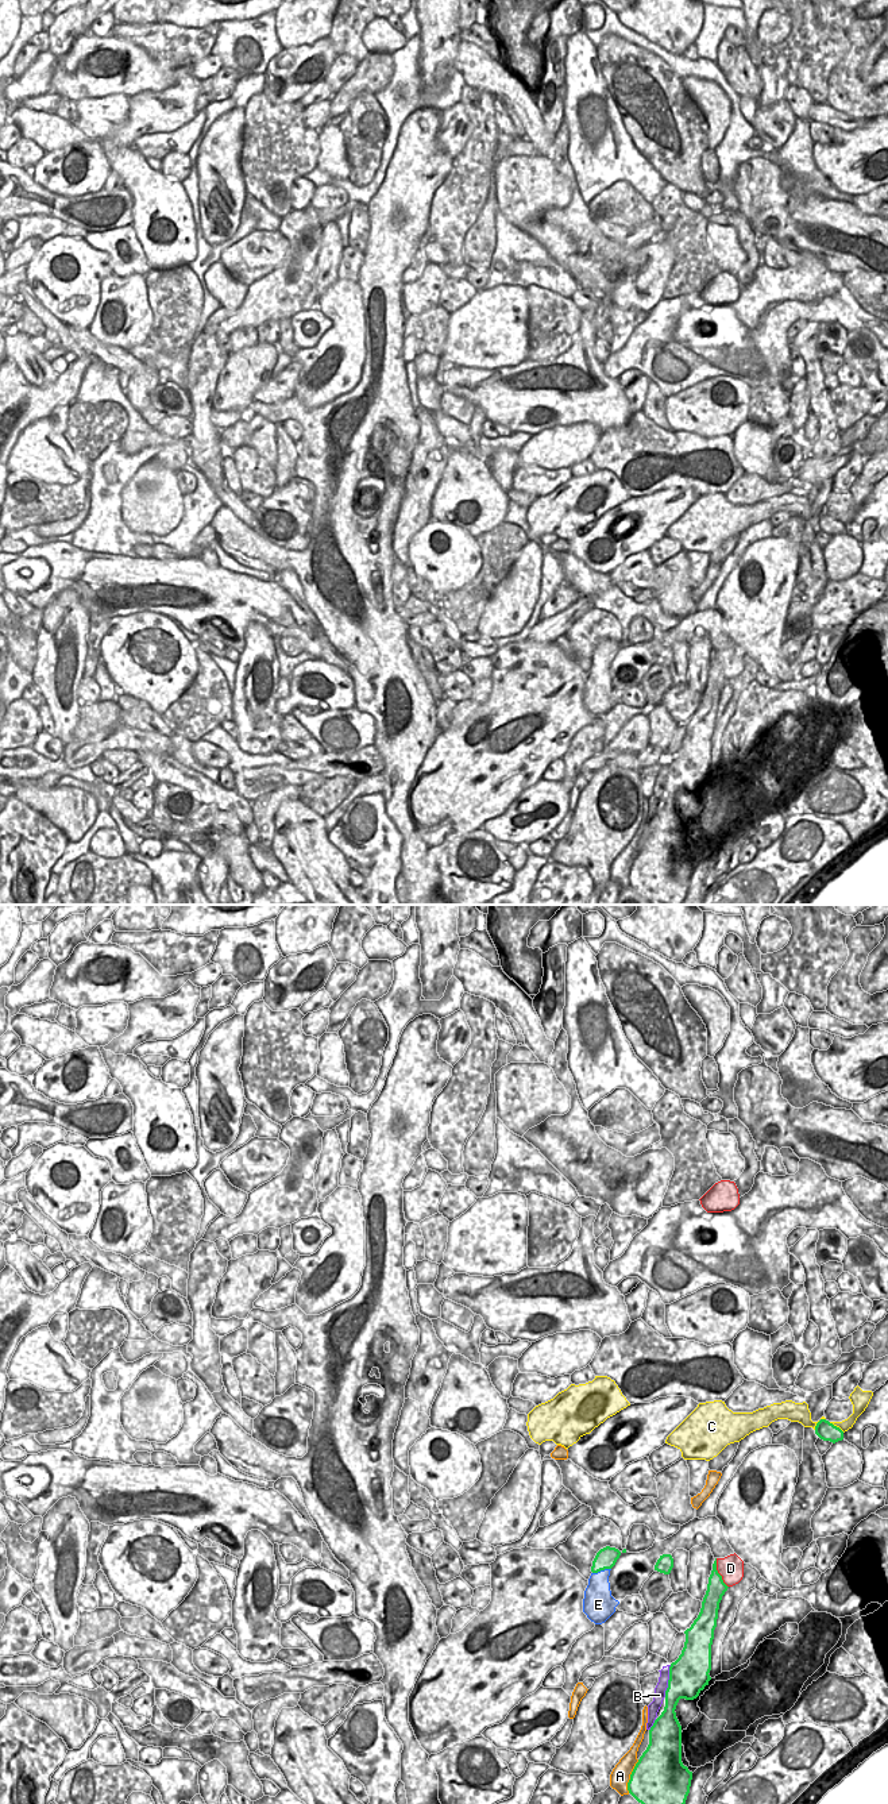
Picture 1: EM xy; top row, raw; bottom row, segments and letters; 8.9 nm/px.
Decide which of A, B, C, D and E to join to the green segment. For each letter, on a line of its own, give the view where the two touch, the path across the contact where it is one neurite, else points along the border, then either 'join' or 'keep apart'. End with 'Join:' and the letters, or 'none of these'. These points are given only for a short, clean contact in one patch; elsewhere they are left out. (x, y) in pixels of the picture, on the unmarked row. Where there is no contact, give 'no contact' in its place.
A: xy | keep apart
B: xy | keep apart
C: xy | along xy (825, 511), (814, 521) | keep apart
D: xy | keep apart
E: xy | along xy (610, 660), (593, 666) | keep apart
Join: none of these

